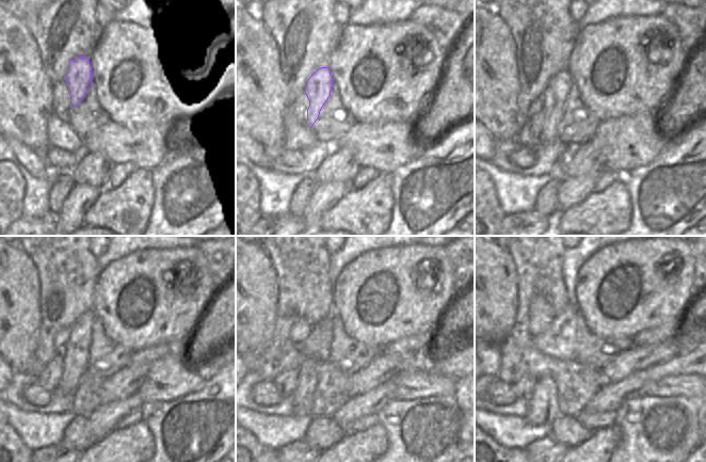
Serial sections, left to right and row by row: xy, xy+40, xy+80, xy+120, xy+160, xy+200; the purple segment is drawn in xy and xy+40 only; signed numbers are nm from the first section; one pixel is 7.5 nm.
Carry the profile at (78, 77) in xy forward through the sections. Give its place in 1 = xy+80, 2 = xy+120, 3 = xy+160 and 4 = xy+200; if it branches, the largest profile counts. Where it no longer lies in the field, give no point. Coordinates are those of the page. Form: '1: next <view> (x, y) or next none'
1: next xy+80 (555, 95)
2: next xy+120 (77, 348)
3: next xy+160 (303, 397)
4: next xy+200 (543, 409)

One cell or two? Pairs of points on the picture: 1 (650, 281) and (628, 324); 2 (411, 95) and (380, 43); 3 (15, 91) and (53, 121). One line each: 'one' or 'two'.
1: one
2: one
3: two

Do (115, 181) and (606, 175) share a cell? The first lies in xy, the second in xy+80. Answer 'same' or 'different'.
same

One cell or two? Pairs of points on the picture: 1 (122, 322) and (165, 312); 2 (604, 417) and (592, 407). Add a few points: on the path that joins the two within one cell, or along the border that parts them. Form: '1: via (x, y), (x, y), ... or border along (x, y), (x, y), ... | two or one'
1: via (132, 323), (139, 328), (155, 315) | one
2: border along (582, 410), (588, 412), (613, 411) | two

